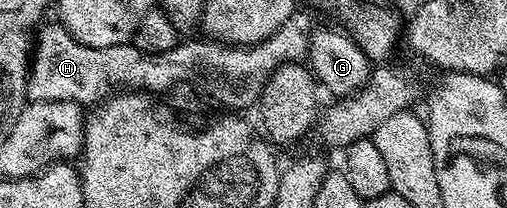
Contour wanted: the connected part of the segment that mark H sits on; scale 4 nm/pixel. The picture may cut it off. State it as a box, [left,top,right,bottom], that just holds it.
[26,22,114,106]

